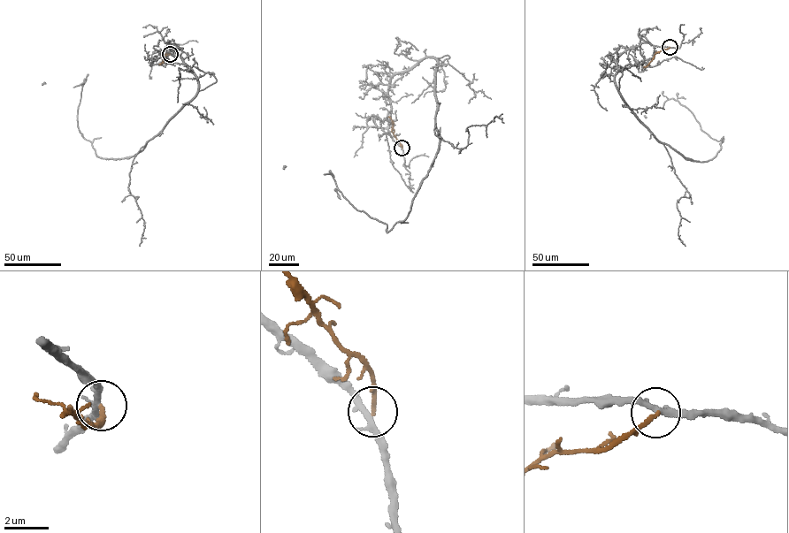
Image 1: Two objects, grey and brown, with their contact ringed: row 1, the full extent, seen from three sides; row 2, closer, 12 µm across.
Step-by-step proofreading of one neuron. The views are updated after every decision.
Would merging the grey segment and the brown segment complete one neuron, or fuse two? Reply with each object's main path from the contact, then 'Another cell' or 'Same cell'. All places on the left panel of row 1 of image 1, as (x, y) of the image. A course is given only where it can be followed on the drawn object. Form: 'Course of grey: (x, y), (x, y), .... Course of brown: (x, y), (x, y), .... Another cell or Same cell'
Course of grey: (170, 54), (174, 43), (197, 82), (195, 96), (126, 157), (97, 156), (80, 133), (84, 82), (42, 84). Course of brown: (170, 54), (164, 55), (159, 64). Another cell

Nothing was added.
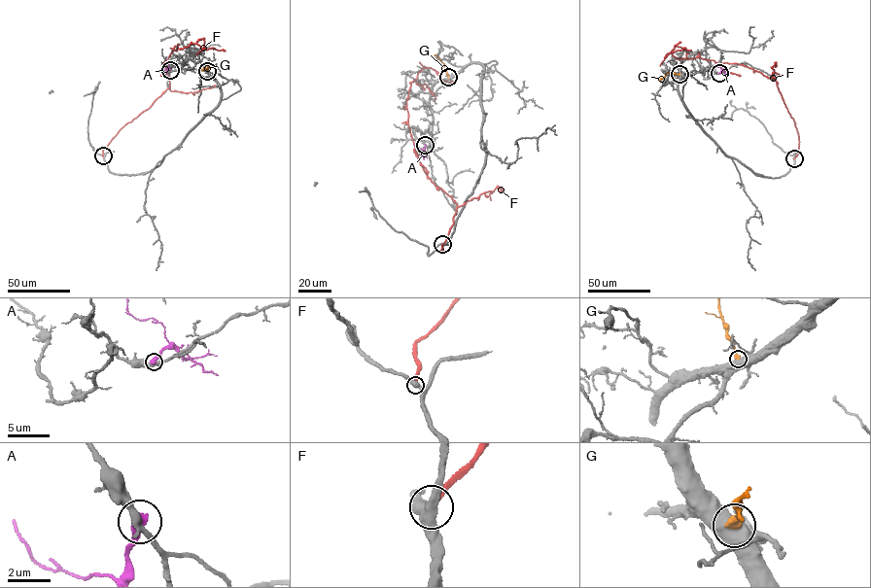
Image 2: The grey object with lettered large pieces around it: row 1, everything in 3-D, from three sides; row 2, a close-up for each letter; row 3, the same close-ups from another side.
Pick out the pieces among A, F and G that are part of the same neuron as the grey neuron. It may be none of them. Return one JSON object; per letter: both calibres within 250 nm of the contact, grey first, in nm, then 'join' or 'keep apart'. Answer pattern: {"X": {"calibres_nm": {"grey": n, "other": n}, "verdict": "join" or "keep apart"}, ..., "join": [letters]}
{"A": {"calibres_nm": {"grey": 340, "other": 460}, "verdict": "keep apart"}, "F": {"calibres_nm": {"grey": 420, "other": 240}, "verdict": "keep apart"}, "G": {"calibres_nm": {"grey": 800, "other": 440}, "verdict": "keep apart"}, "join": []}

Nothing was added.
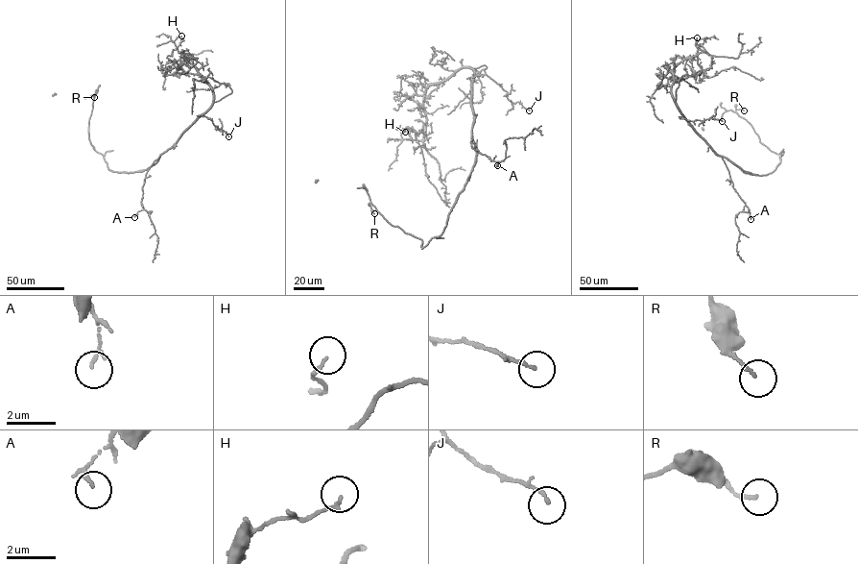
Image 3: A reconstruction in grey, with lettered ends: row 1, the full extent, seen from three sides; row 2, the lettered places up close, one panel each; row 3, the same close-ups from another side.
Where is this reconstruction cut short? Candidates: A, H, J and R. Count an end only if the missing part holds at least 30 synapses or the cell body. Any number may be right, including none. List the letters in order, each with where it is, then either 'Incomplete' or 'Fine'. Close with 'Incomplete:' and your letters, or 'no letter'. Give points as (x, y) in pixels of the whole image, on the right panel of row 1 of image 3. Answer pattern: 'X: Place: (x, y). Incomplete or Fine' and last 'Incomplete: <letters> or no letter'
A: Place: (750, 219). Fine
H: Place: (697, 37). Fine
J: Place: (722, 121). Fine
R: Place: (744, 110). Fine
Incomplete: no letter

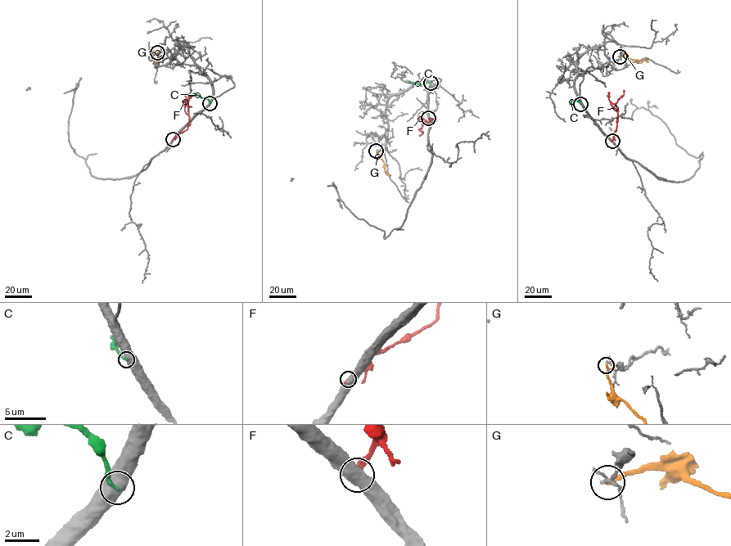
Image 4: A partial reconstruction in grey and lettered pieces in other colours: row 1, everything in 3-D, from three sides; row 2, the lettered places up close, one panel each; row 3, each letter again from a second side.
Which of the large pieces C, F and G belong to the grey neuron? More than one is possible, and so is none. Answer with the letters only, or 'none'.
none

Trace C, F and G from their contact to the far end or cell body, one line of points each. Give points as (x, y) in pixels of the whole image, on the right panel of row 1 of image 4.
C: (580, 104), (579, 100), (572, 101), (570, 104)
F: (612, 141), (617, 121), (615, 103), (624, 95), (624, 90)
G: (619, 56), (647, 62)

